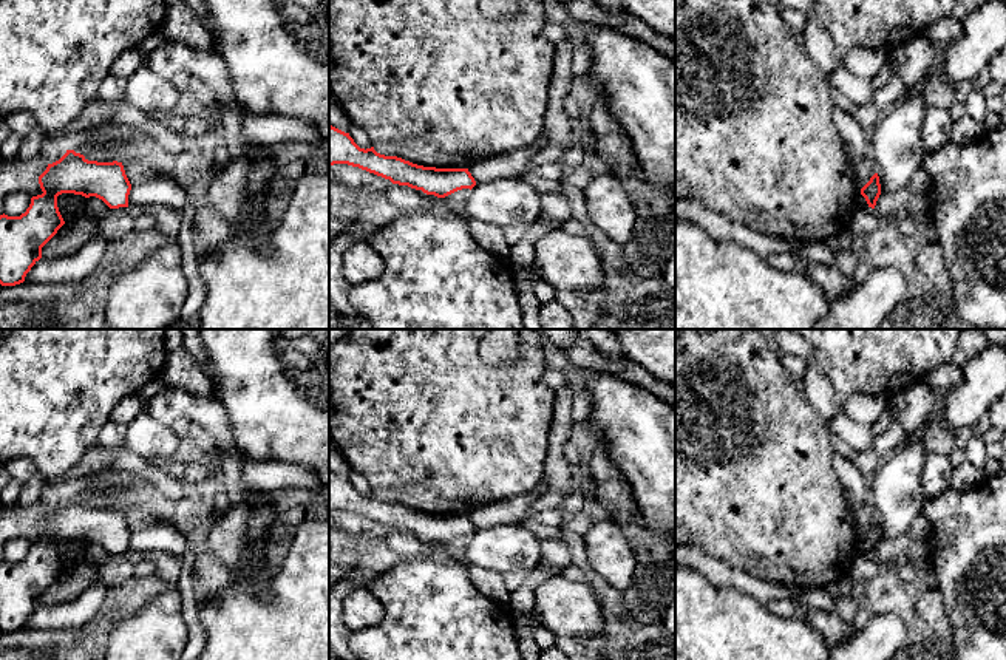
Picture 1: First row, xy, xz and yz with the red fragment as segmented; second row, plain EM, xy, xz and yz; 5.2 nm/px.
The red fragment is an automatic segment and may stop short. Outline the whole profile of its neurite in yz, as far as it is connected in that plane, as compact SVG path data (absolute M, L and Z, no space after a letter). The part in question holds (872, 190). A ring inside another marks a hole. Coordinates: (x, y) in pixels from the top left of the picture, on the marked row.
M875 173L870 181L861 189L861 195L865 198L868 207L875 209L881 195L879 176Z

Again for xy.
M74 150L48 164L39 176L42 195L32 196L20 216L0 215L0 284L15 286L42 258L42 247L65 224L57 196L96 196L110 209L128 207L131 184L122 162L88 161Z

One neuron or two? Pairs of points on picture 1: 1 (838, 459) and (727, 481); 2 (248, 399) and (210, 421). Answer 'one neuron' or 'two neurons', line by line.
1: two neurons
2: two neurons

